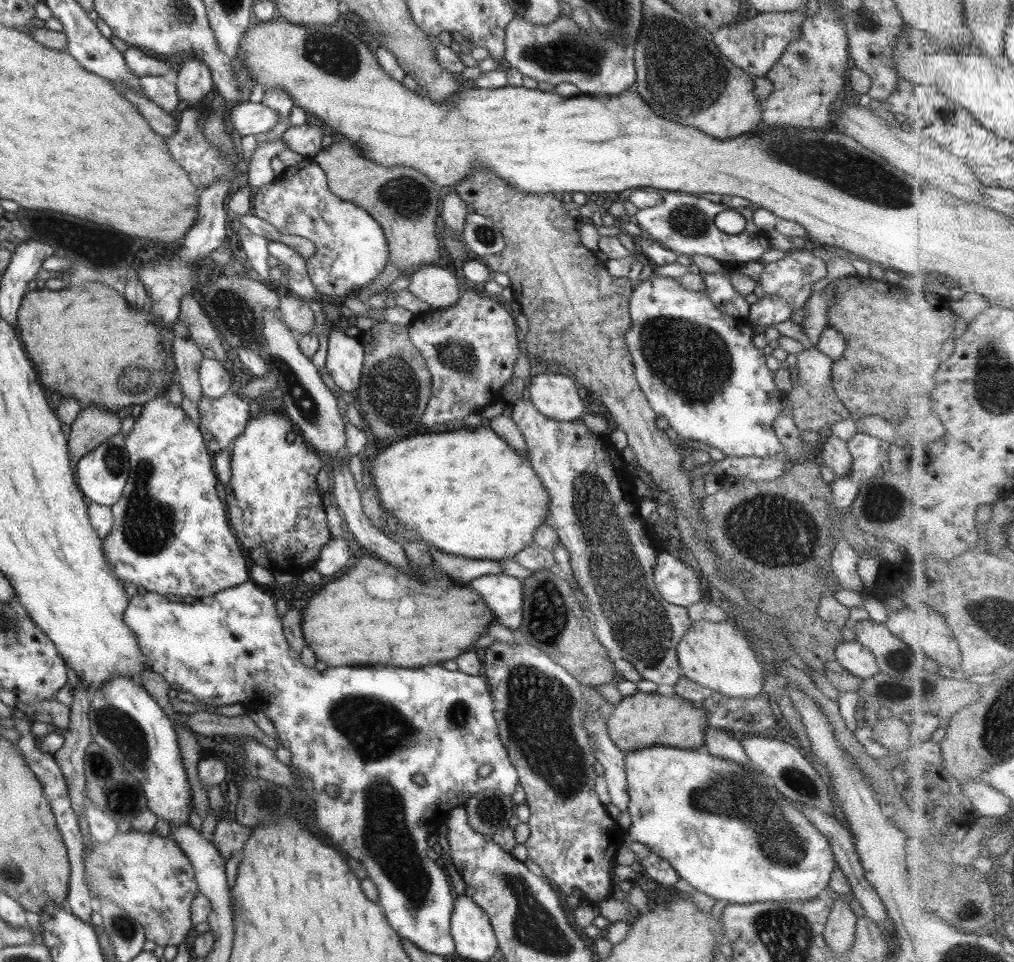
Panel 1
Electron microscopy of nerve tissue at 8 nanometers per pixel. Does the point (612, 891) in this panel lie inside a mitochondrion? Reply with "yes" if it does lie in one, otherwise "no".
no

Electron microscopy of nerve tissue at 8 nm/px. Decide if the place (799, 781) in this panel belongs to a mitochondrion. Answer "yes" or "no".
yes

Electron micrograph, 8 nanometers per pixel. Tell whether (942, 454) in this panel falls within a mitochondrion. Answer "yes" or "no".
no

